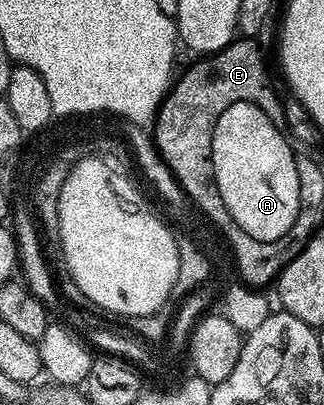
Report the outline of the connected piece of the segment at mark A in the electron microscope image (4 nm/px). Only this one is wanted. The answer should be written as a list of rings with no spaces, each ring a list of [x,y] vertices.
[[[250,100],[228,106],[214,126],[212,156],[218,190],[221,191],[222,200],[241,232],[255,240],[283,240],[284,235],[294,226],[296,215],[300,212],[298,156],[292,153],[288,142],[290,143],[289,137],[276,128],[273,117],[264,113]]]

